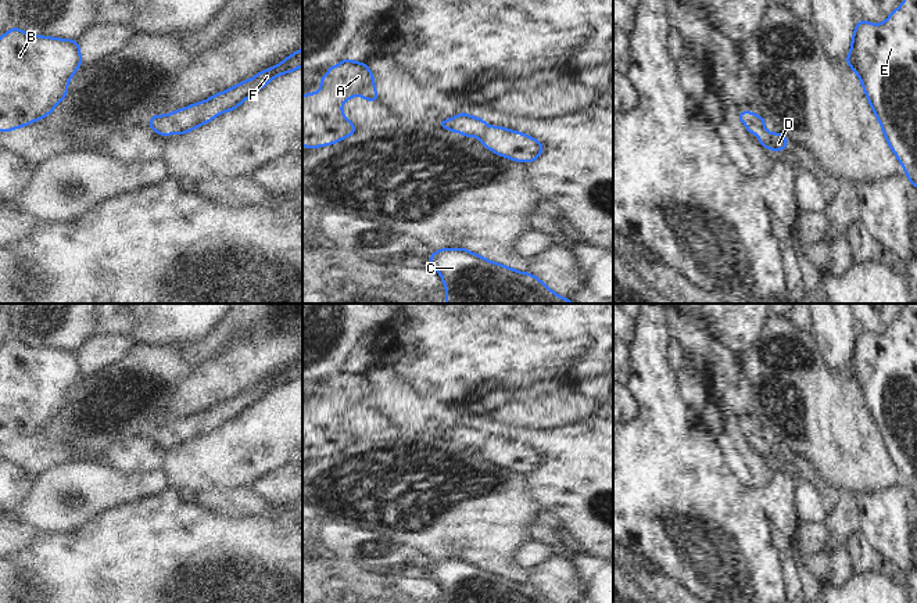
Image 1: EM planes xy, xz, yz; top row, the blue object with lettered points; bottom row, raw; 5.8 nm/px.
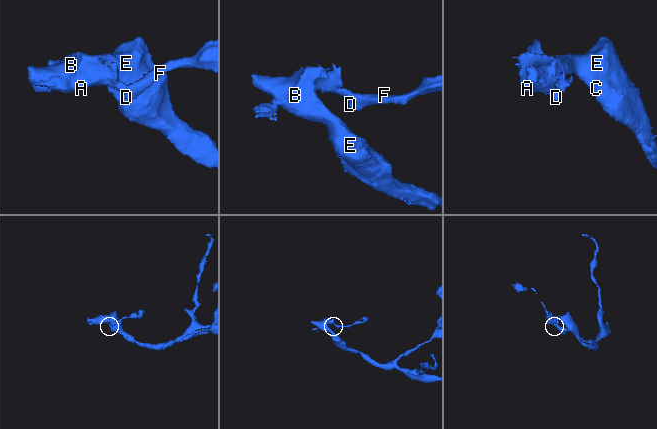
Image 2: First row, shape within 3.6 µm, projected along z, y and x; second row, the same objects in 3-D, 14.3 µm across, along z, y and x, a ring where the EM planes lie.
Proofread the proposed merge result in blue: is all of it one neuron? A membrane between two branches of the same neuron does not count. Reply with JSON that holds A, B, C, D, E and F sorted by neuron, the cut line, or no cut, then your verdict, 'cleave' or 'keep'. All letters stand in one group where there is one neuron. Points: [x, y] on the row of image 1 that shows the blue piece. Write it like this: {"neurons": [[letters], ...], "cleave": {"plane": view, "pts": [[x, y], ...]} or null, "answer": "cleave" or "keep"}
{"neurons": [["A", "B", "C", "D", "E", "F"]], "cleave": null, "answer": "keep"}

